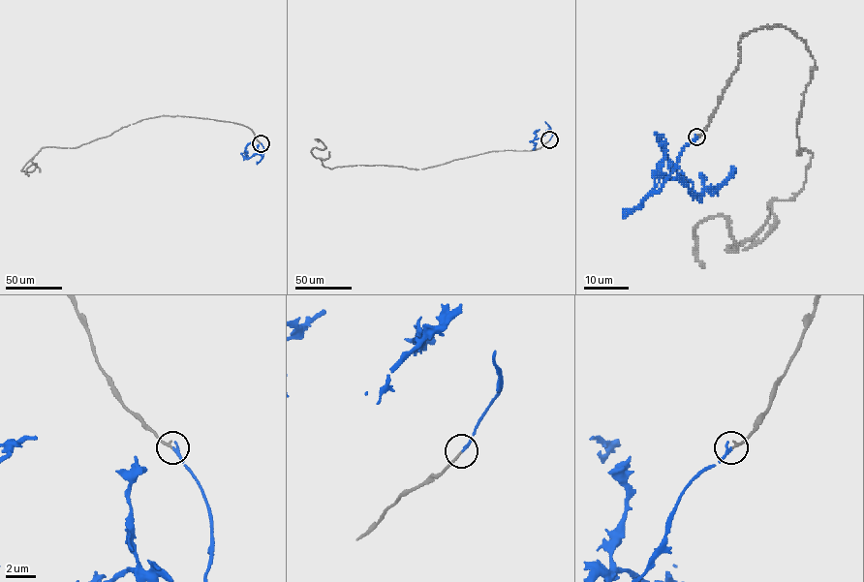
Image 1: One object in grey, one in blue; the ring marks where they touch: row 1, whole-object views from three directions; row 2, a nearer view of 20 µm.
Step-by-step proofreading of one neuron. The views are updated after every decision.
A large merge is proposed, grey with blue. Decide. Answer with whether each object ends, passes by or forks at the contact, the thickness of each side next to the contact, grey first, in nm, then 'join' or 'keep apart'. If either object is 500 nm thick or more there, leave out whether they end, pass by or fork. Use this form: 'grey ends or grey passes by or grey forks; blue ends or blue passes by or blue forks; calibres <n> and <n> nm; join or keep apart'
grey ends; blue ends; calibres 150 and 190 nm; join

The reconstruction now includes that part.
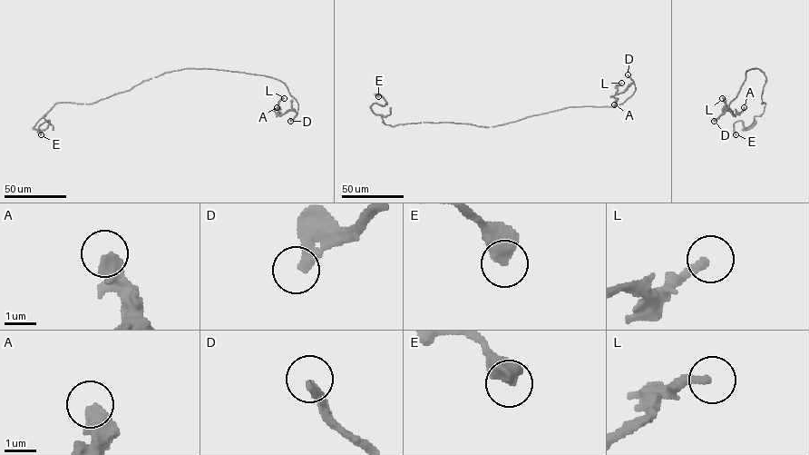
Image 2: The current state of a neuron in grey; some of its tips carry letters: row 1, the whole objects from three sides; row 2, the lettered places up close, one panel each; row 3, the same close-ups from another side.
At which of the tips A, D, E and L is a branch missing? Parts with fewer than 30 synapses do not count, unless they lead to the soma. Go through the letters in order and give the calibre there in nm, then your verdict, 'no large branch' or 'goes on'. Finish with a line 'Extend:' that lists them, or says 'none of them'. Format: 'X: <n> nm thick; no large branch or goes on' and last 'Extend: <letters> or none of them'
A: 360 nm thick; no large branch
D: 280 nm thick; no large branch
E: 550 nm thick; no large branch
L: 240 nm thick; no large branch
Extend: none of them

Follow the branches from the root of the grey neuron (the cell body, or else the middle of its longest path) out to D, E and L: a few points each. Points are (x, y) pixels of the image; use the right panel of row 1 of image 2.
D: (763, 72), (756, 68), (746, 71), (737, 95), (714, 121)
E: (763, 72), (764, 112), (745, 130), (741, 121), (735, 122), (735, 134)
L: (763, 72), (756, 68), (746, 72), (737, 95), (723, 113), (723, 110), (730, 111), (733, 115), (722, 98)

